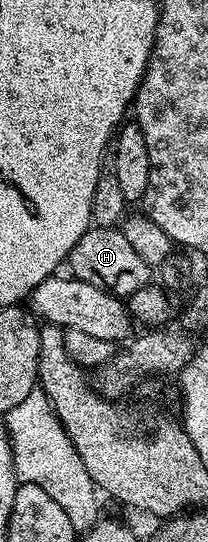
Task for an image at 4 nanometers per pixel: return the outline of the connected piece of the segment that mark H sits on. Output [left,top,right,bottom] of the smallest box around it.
[66,227,150,298]

